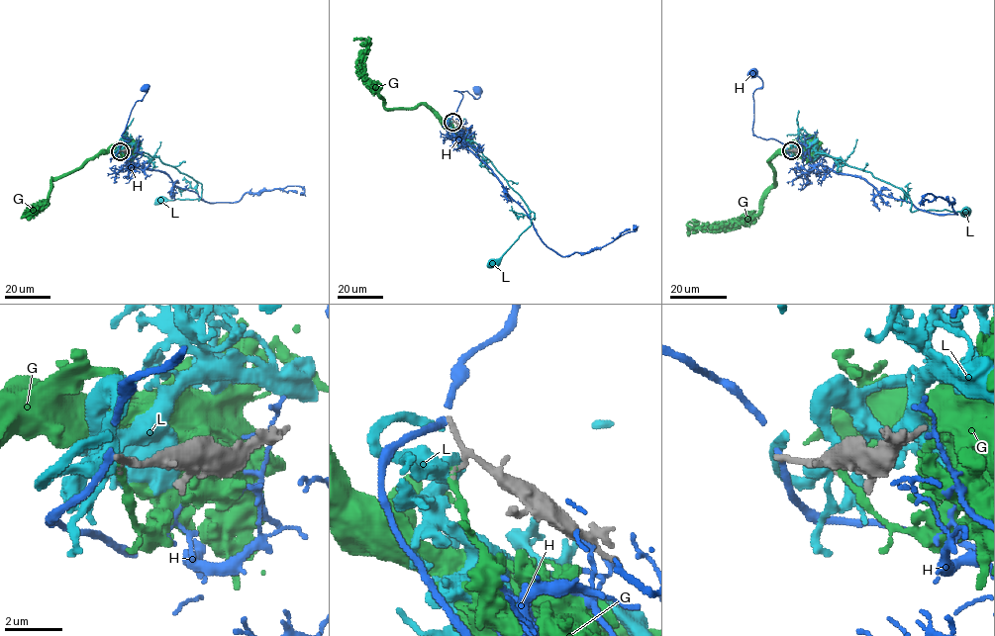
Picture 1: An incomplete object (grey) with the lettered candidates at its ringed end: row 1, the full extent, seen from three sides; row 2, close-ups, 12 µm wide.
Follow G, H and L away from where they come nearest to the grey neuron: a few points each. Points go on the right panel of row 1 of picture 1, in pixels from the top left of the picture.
G: (791, 151), (800, 156), (804, 149), (790, 147), (769, 161), (774, 185), (755, 215), (688, 227), (690, 233)
H: (786, 149), (929, 213), (957, 214), (953, 202), (932, 194), (922, 198), (924, 206)
L: (791, 151), (791, 146), (806, 142), (815, 153), (867, 171), (904, 192), (911, 211), (965, 212)

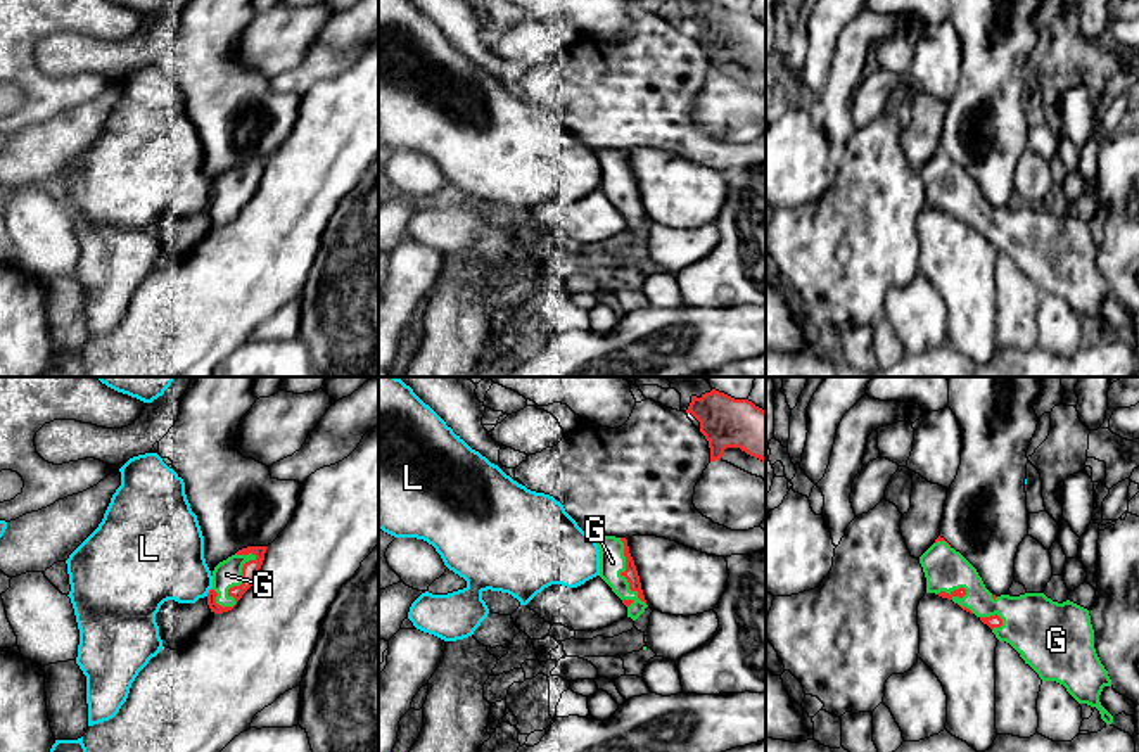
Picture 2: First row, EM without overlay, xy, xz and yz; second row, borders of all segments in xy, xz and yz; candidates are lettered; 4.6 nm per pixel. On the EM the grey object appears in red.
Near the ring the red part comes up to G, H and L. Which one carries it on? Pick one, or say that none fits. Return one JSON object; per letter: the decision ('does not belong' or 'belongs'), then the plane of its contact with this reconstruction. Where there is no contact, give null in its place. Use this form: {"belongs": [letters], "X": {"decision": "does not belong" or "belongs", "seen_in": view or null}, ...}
{"belongs": ["G"], "G": {"decision": "belongs", "seen_in": "xy"}, "H": {"decision": "does not belong", "seen_in": null}, "L": {"decision": "does not belong", "seen_in": "xy"}}

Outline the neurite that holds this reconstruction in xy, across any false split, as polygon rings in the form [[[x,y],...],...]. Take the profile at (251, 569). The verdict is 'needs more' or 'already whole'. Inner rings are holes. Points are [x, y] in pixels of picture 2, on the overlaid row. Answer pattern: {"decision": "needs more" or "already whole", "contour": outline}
{"decision": "needs more", "contour": [[[247,546],[220,562],[213,570],[213,588],[207,593],[211,612],[232,610],[254,584],[263,565],[266,546]]]}

